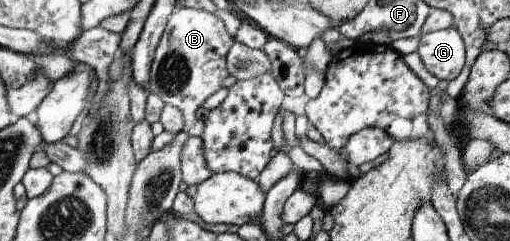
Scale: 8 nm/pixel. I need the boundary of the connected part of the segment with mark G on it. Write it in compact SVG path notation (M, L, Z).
M453 29L425 34L417 53L425 68L437 80L455 80L466 64L466 48L461 35Z

